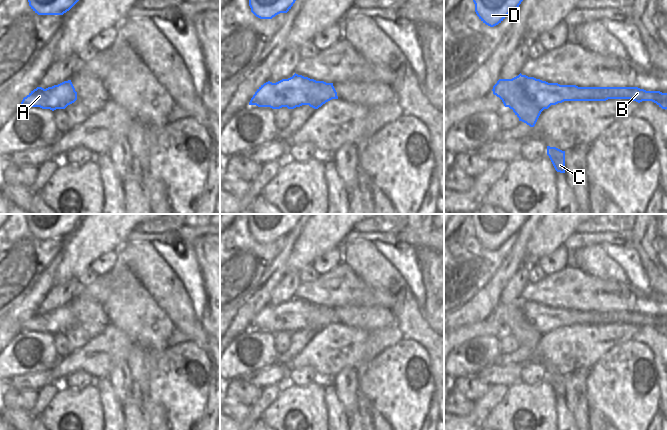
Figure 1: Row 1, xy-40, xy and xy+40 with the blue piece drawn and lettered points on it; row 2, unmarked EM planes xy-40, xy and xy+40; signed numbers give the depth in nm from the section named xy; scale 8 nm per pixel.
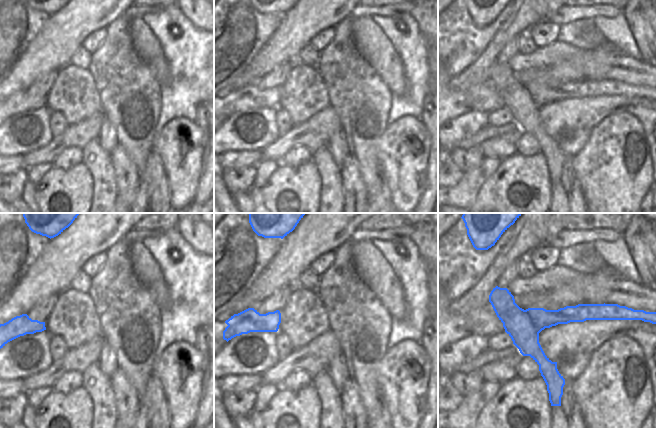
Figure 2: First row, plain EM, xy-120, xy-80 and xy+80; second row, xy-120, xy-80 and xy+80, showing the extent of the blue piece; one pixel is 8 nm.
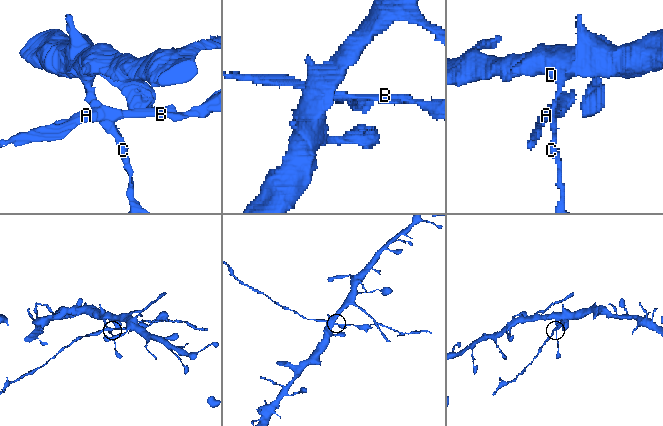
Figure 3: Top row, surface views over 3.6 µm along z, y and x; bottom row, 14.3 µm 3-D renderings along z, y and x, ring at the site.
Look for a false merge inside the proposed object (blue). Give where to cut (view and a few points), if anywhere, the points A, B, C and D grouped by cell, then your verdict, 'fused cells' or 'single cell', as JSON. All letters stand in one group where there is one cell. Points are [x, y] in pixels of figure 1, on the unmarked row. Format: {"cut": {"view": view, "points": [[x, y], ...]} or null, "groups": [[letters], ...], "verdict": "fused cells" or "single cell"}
{"cut": {"view": "xy", "points": [[324, 327], [308, 327], [301, 315], [292, 315], [286, 330]]}, "groups": [["A", "B"], ["C", "D"]], "verdict": "fused cells"}

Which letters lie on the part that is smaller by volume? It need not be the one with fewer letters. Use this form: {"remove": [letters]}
{"remove": ["A", "B"]}

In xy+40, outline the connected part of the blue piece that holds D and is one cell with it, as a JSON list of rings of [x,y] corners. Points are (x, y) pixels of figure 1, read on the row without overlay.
[[[471,214],[475,236],[490,251],[501,247],[517,233],[530,214]]]

